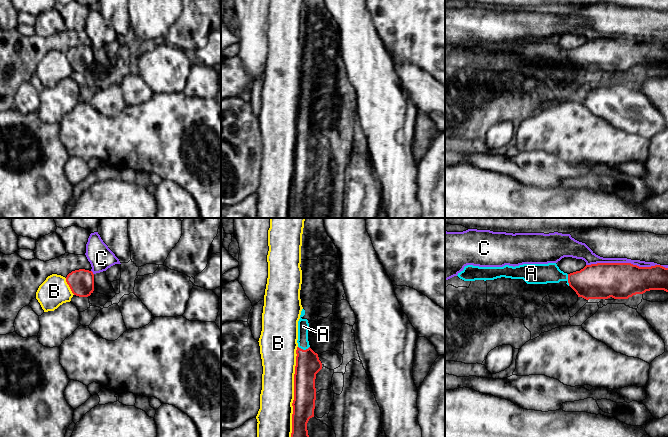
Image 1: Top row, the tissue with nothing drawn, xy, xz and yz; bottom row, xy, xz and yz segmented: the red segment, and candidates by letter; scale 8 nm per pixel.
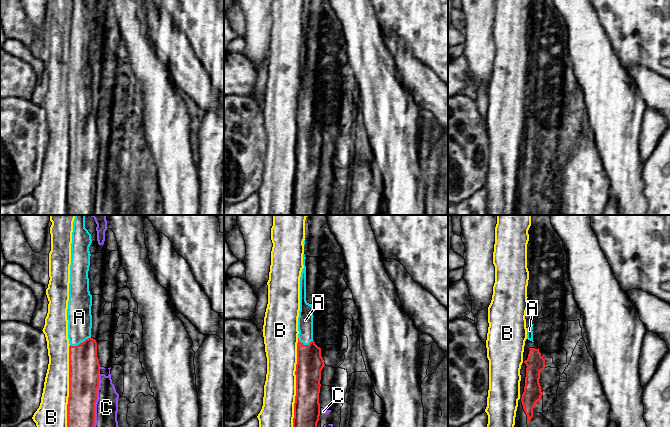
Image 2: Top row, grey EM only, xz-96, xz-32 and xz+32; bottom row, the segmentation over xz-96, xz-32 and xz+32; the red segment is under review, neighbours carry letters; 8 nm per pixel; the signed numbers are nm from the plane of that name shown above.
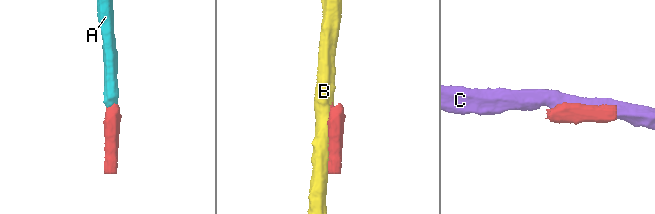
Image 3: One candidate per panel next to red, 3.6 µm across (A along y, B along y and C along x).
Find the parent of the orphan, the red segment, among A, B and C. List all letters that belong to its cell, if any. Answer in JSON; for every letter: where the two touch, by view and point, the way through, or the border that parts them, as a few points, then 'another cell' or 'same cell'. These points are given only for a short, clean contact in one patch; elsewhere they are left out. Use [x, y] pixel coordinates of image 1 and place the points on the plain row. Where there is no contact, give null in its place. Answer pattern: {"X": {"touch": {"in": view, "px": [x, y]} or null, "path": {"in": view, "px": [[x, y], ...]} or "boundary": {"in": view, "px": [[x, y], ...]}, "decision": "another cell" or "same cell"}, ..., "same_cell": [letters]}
{"A": {"touch": {"in": "xz", "px": [304, 126]}, "path": {"in": "xz", "px": [[308, 140], [304, 126], [303, 102]]}, "decision": "same cell"}, "B": {"touch": {"in": "xz", "px": [294, 170]}, "decision": "another cell"}, "C": {"touch": {"in": "yz", "px": [627, 39]}, "decision": "another cell"}, "same_cell": ["A"]}

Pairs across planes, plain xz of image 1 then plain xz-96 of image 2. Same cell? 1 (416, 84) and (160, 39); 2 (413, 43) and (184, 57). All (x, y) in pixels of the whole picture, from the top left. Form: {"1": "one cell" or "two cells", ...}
{"1": "one cell", "2": "two cells"}

